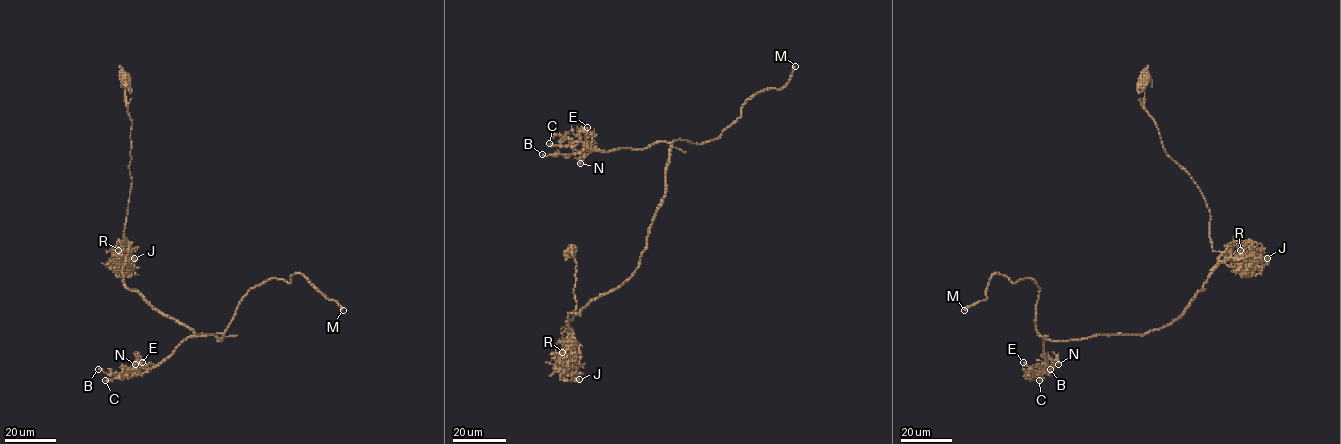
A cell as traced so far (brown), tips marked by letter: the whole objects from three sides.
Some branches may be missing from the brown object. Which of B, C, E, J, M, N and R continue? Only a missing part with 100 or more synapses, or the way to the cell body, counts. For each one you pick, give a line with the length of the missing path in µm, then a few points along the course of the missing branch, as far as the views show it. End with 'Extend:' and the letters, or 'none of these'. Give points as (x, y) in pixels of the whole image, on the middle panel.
M: Missing length about 30 µm. Course of what is missing: (795, 66), (793, 60), (802, 69), (802, 79), (808, 86), (816, 88), (819, 84), (828, 84)
Extend: M

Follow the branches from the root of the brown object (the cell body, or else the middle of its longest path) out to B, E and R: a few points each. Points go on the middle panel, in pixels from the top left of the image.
B: (572, 253), (570, 331), (570, 313), (619, 287), (638, 265), (665, 193), (670, 144), (542, 154)
E: (572, 253), (570, 331), (570, 313), (638, 265), (670, 147), (594, 151), (587, 127)
R: (572, 253), (570, 253), (577, 263), (574, 292), (576, 308), (568, 325), (574, 343), (565, 355), (562, 352)

